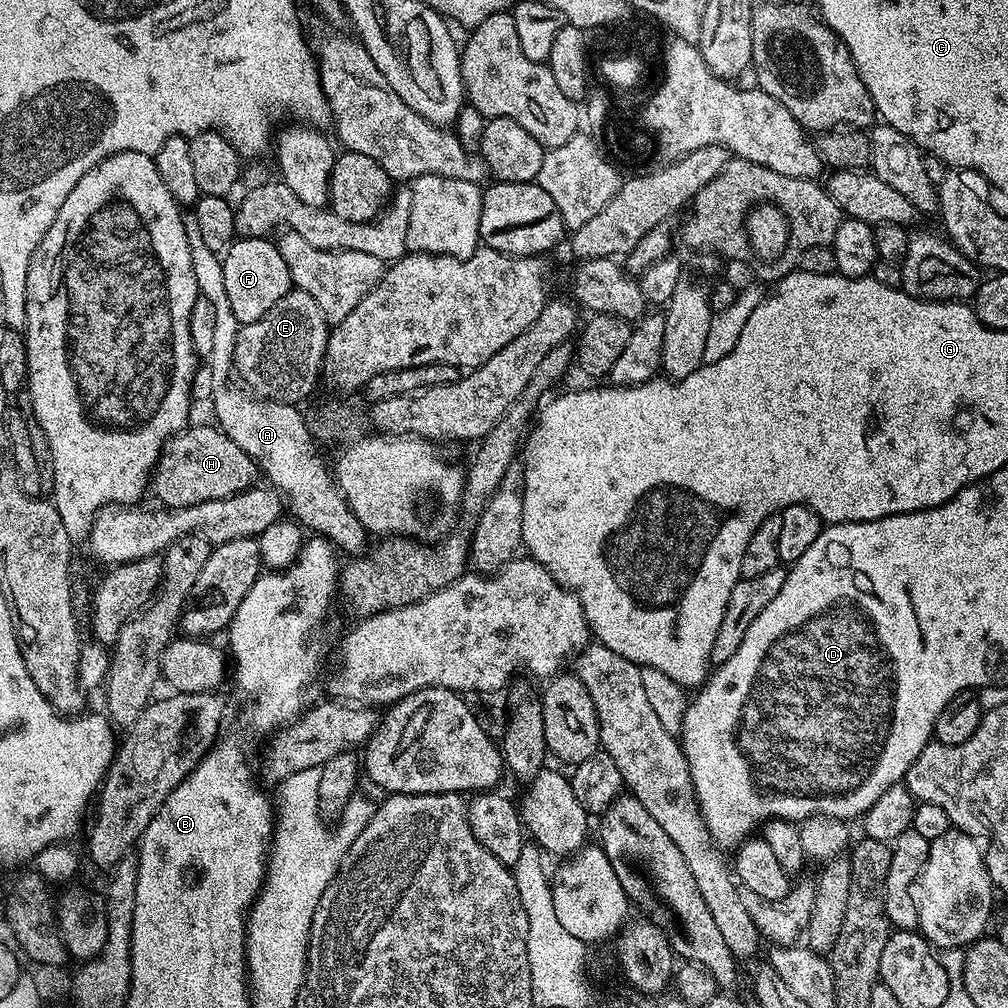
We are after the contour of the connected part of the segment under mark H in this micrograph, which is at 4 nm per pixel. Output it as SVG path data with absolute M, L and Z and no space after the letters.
M211 423L189 426L177 432L164 445L160 460L156 463L150 481L151 495L160 499L161 505L185 508L198 502L210 502L233 496L257 483L258 469L254 460L232 442L227 434Z

